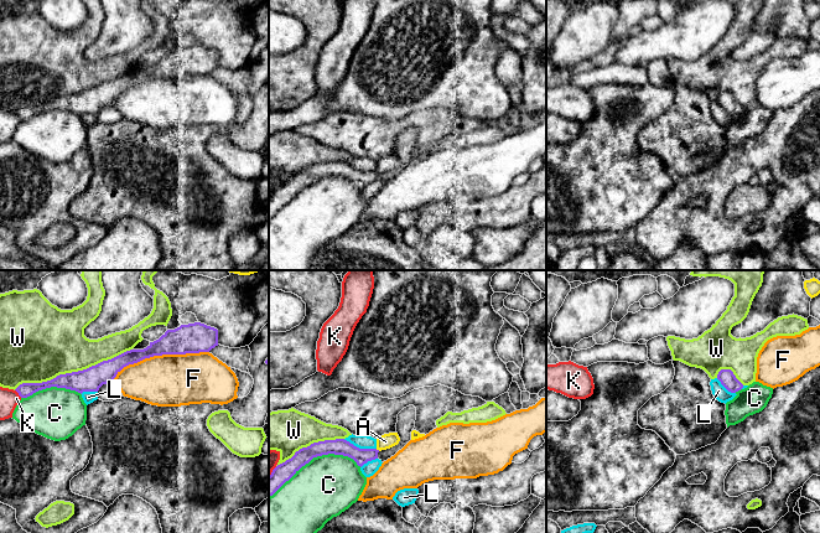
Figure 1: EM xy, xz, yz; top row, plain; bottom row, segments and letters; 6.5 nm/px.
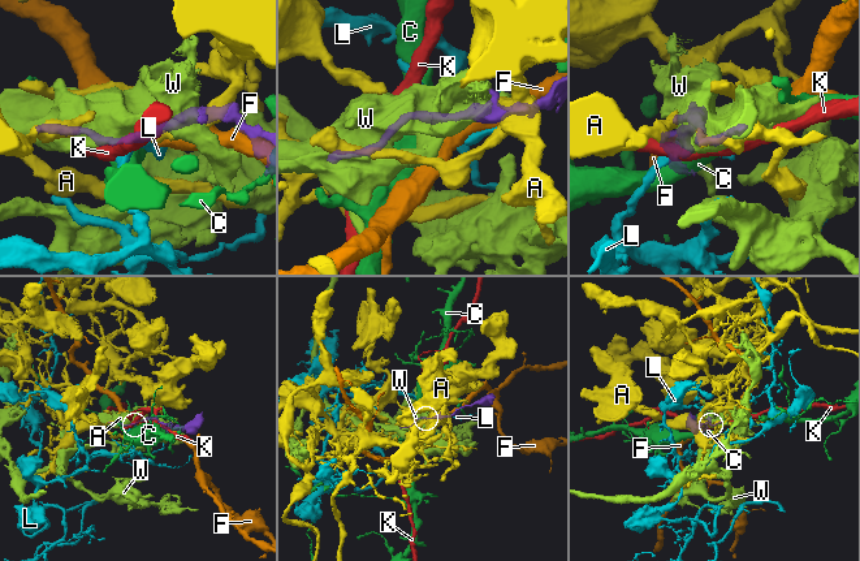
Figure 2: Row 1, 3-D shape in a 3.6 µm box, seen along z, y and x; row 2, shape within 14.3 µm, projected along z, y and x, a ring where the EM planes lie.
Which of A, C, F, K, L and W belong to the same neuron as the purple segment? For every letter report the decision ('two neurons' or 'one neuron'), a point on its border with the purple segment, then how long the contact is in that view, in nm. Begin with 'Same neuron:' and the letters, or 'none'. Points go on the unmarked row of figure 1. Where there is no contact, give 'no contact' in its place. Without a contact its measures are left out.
Same neuron: none
A: two neurons; contact xz (378, 172); length 30 nm
C: two neurons; contact xz (315, 179); length 650 nm
F: two neurons; contact xy (159, 77); length 650 nm
K: two neurons; contact xy (17, 114); length 70 nm
L: two neurons; contact xz (358, 170); length 220 nm
W: two neurons; contact xy (72, 94); length 800 nm

